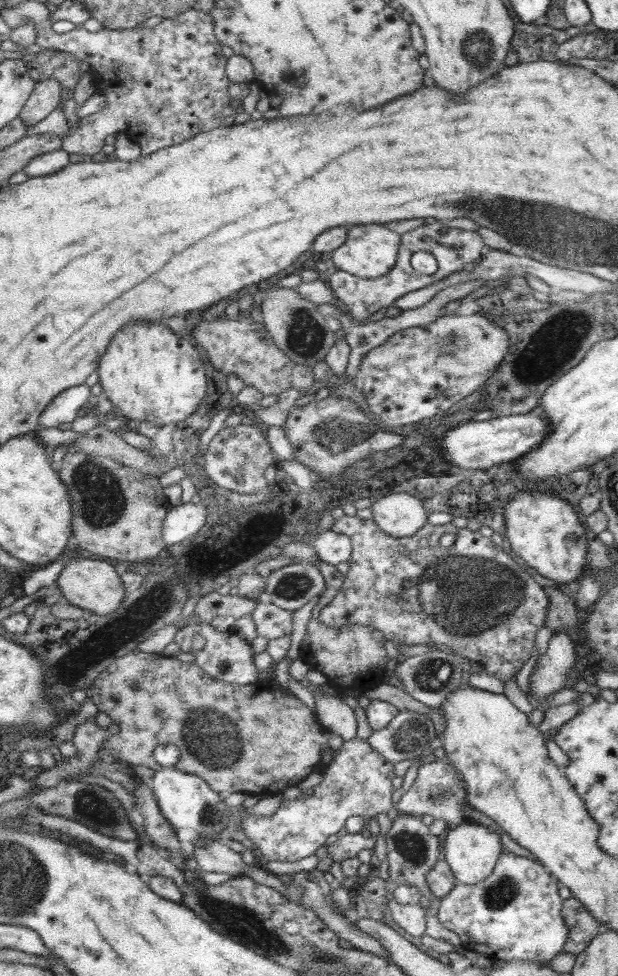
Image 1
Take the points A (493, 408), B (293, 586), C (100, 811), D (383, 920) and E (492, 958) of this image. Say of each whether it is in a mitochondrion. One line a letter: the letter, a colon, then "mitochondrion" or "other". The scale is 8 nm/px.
A: other
B: mitochondrion
C: mitochondrion
D: other
E: other

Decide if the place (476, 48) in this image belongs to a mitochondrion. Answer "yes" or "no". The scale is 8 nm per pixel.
yes

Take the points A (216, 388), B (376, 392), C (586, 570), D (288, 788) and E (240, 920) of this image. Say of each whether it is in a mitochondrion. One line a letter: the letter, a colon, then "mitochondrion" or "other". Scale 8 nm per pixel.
A: other
B: other
C: other
D: other
E: mitochondrion

